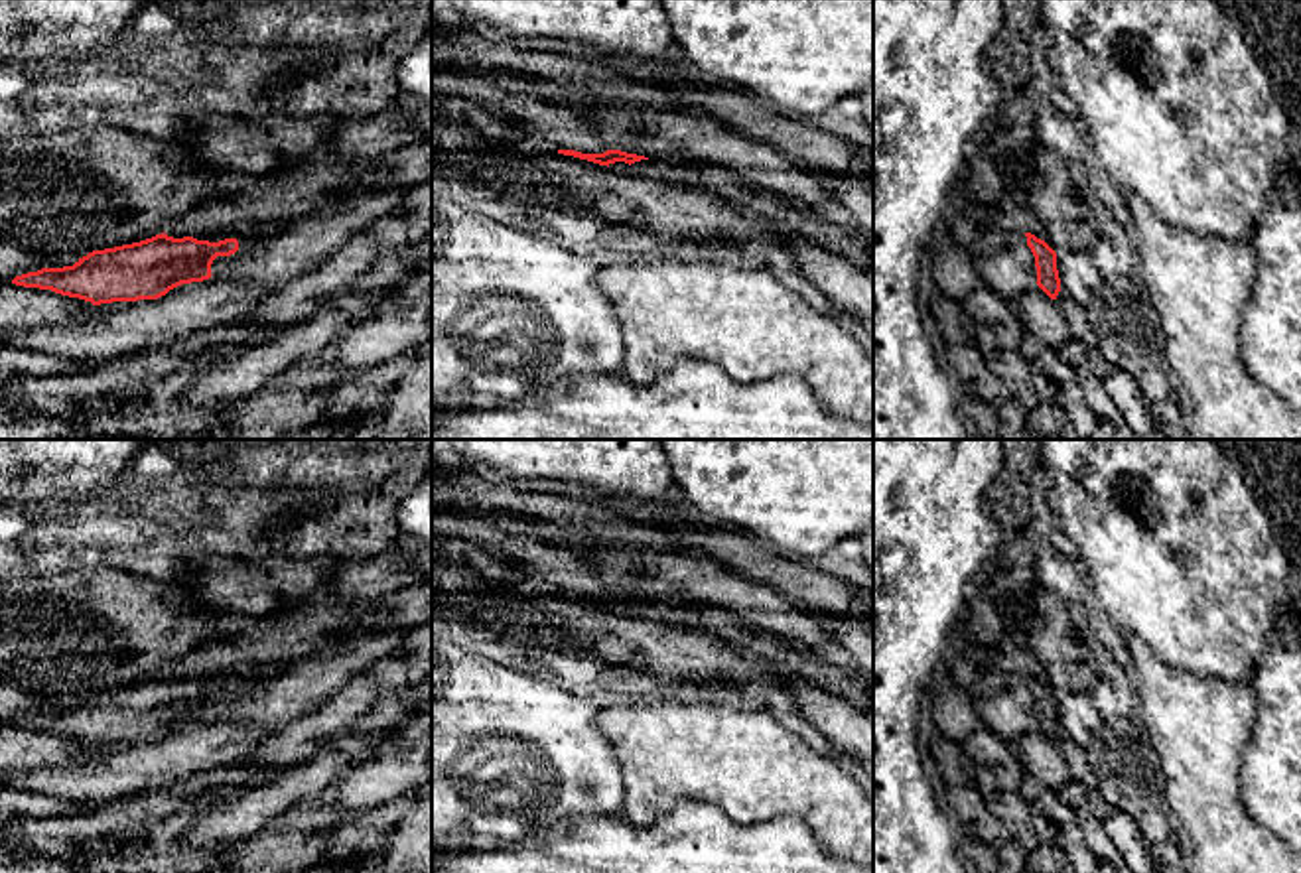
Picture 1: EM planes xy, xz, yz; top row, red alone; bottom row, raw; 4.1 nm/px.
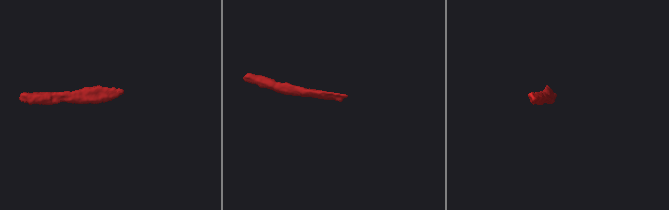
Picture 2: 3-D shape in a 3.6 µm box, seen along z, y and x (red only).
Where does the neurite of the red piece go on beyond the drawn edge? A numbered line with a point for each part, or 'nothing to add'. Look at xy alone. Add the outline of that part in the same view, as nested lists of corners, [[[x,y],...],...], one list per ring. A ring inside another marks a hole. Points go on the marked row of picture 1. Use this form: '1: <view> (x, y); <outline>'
1: xy (241, 231); [[[262,221],[262,223],[235,223],[229,227],[219,227],[209,233],[191,235],[197,240],[219,242],[225,238],[250,240],[250,238],[266,238],[282,229],[280,221]]]

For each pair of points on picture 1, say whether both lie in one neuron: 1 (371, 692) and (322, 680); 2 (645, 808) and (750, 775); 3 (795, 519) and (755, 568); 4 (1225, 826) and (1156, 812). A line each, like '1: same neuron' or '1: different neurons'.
1: different neurons
2: same neuron
3: different neurons
4: different neurons

